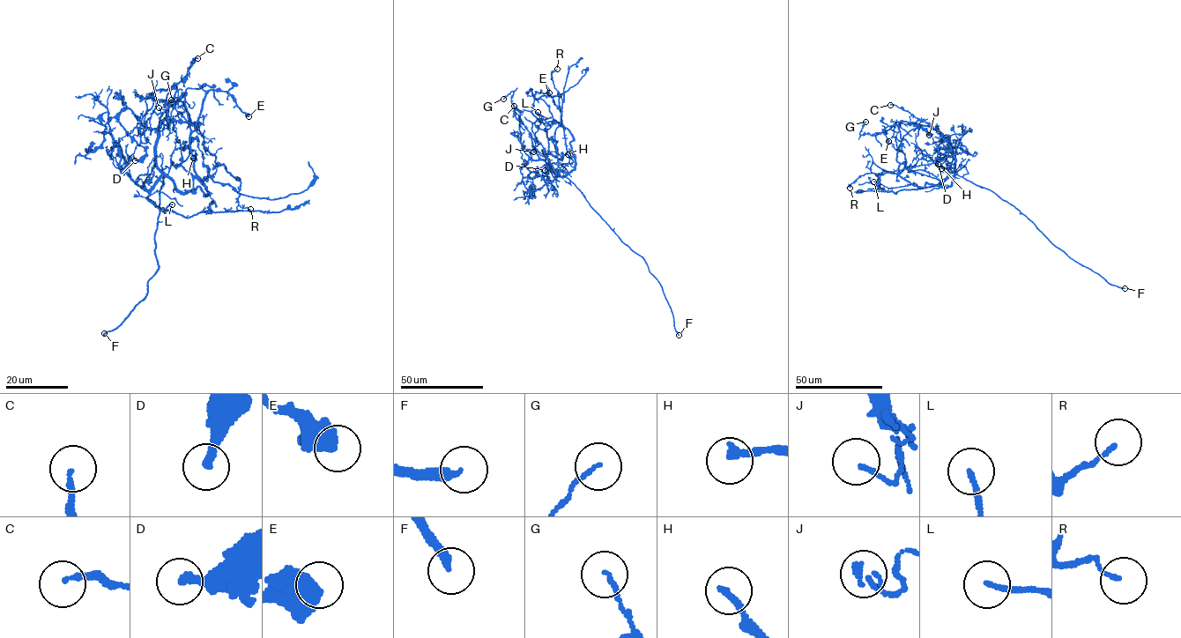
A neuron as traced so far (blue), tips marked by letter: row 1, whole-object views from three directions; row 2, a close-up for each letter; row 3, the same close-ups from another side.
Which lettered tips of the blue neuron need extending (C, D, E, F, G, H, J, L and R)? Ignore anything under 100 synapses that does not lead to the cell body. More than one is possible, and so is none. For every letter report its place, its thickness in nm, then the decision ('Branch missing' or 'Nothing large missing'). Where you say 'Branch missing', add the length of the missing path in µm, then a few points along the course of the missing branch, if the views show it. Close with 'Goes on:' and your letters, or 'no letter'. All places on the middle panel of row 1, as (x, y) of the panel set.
C: Place: (514, 106). Thickness 150 nm. Nothing large missing
D: Place: (545, 170). Thickness 280 nm. Nothing large missing
E: Place: (549, 92). Thickness 480 nm. Nothing large missing
F: Place: (679, 335). Thickness 280 nm. Branch missing. Missing length about 25 µm. Course of what is missing: (679, 335), (683, 344), (684, 361)
G: Place: (503, 99). Thickness 120 nm. Nothing large missing
H: Place: (568, 154). Thickness 220 nm. Nothing large missing
J: Place: (533, 152). Thickness 140 nm. Nothing large missing
L: Place: (538, 112). Thickness 140 nm. Nothing large missing
R: Place: (557, 69). Thickness 110 nm. Nothing large missing
Goes on: F

